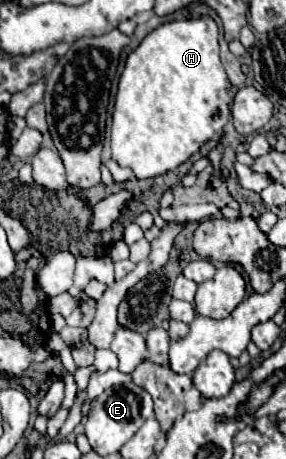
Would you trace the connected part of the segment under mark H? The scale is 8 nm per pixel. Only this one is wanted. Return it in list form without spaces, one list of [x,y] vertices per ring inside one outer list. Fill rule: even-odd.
[[[210,16],[160,24],[146,34],[138,48],[126,58],[112,112],[112,158],[120,166],[130,168],[136,178],[154,178],[178,168],[192,154],[196,154],[202,144],[212,140],[214,134],[222,132],[230,118],[228,86],[230,82],[220,62],[218,26]]]

